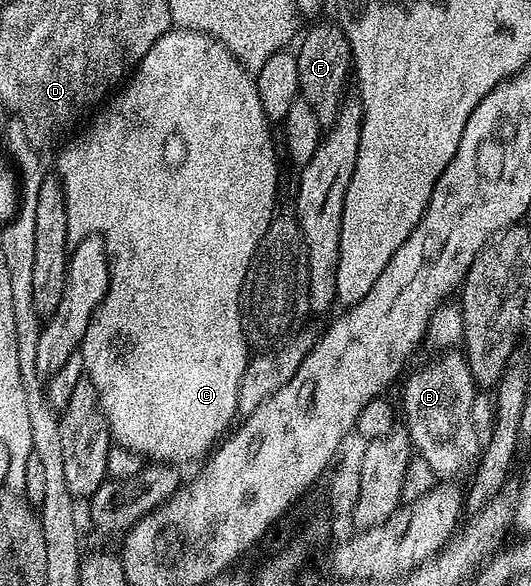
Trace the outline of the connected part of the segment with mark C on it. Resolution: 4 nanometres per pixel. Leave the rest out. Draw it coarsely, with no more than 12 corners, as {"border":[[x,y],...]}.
{"border":[[179,28],[56,162],[115,445],[238,418],[278,210],[256,79]]}

